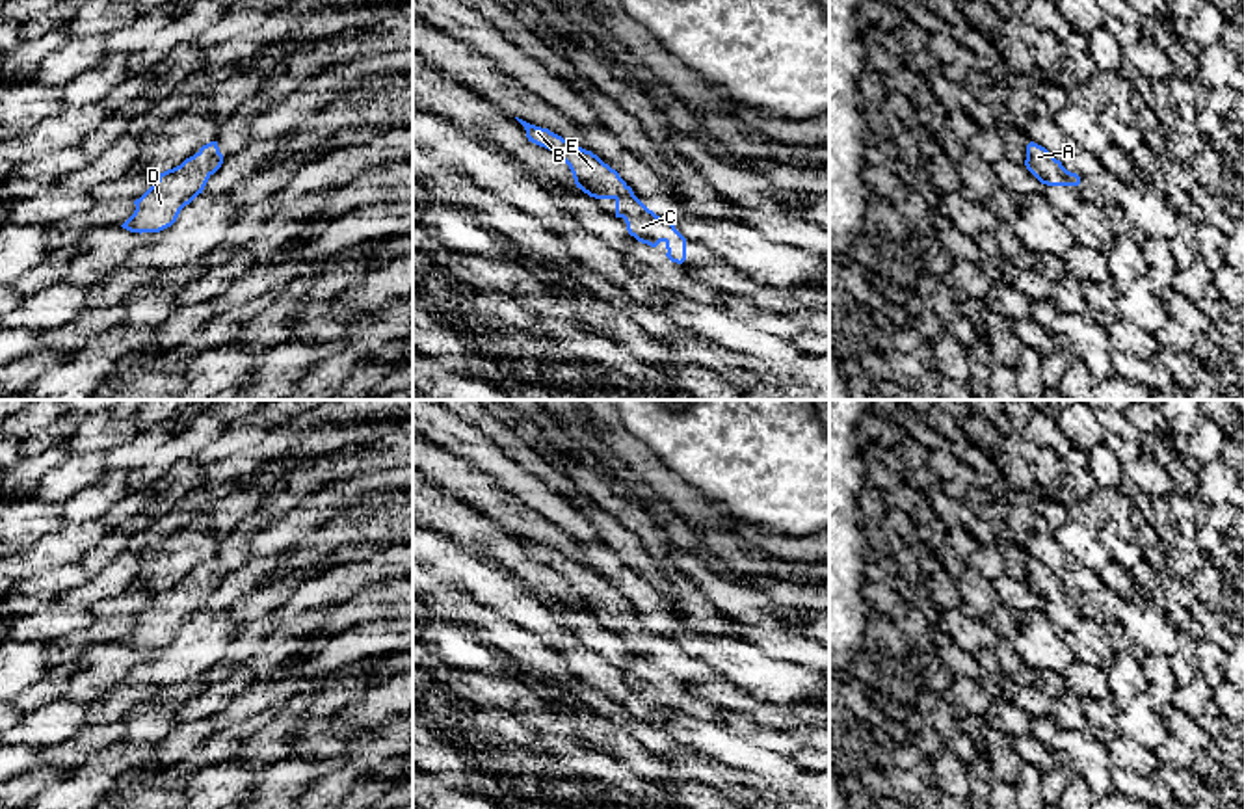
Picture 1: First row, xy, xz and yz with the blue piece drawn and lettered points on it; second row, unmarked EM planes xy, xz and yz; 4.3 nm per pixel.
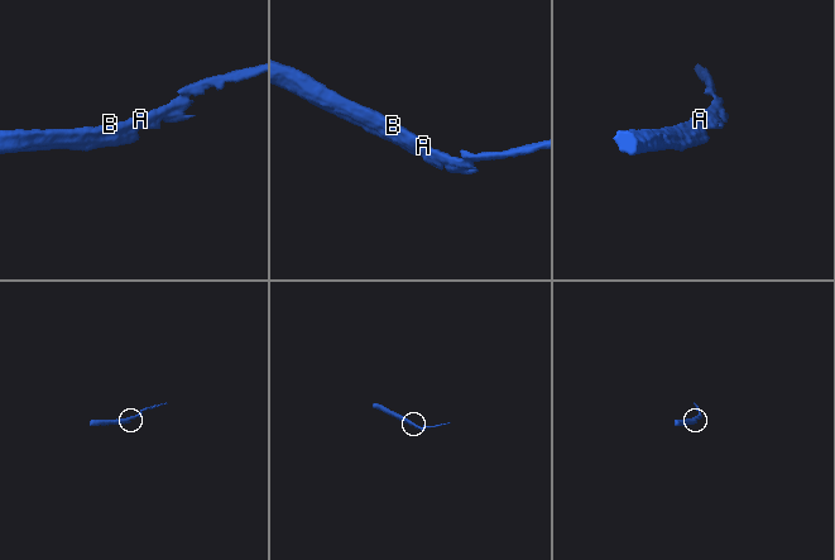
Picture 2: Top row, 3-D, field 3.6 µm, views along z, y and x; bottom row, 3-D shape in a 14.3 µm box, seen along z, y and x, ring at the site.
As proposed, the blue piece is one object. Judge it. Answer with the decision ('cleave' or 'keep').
keep

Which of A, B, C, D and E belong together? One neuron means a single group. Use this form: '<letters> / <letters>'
A B C D E

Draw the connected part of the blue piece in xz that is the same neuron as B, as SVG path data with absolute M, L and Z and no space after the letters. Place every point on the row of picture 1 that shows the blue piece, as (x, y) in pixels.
M515 119L524 126L528 141L552 151L569 166L576 188L589 197L615 201L615 218L625 219L630 236L651 247L664 242L666 257L671 262L682 264L686 260L686 238L669 219L649 210L615 169L591 151L563 139L549 128Z

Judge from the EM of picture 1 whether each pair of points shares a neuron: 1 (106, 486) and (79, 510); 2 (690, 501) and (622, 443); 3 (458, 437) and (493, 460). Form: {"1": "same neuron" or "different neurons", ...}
{"1": "same neuron", "2": "same neuron", "3": "same neuron"}

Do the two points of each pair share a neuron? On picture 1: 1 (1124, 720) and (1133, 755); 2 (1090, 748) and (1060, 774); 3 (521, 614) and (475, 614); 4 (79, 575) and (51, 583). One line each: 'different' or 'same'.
1: different
2: different
3: different
4: same

